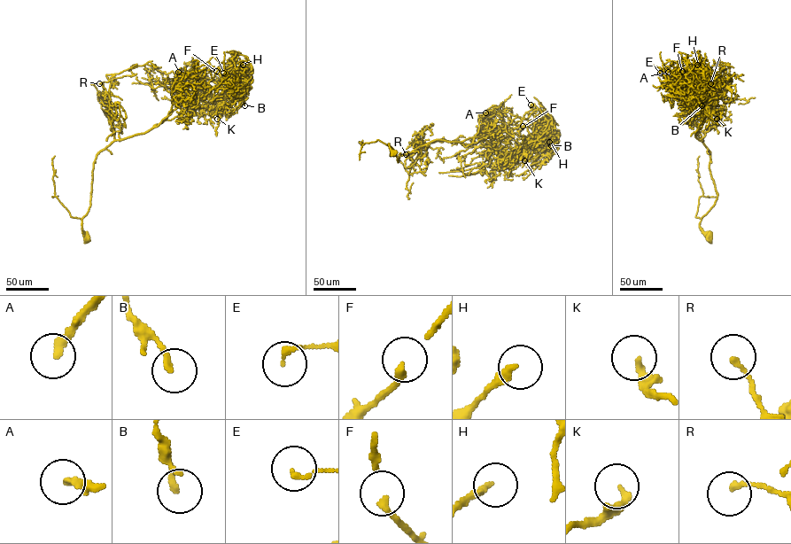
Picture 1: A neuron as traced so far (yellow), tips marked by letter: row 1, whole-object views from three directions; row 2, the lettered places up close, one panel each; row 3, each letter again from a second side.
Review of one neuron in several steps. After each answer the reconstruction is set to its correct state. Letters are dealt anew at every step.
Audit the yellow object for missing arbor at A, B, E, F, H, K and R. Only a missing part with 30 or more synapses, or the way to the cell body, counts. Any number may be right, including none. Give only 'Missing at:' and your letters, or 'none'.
Missing at: none

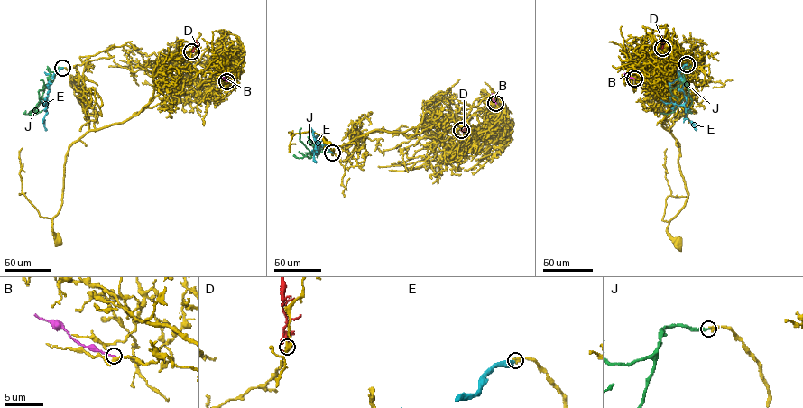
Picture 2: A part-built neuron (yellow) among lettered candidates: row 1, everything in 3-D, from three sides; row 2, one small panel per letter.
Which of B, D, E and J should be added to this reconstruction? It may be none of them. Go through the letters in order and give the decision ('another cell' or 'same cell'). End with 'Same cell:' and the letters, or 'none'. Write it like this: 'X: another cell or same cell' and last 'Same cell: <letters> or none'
B: another cell
D: another cell
E: another cell
J: same cell
Same cell: J

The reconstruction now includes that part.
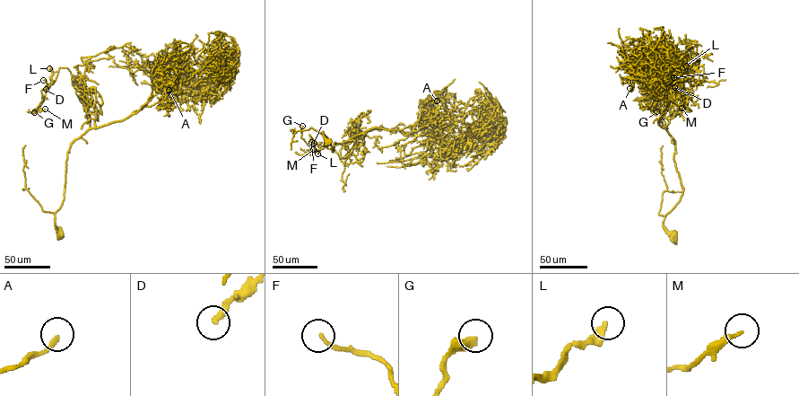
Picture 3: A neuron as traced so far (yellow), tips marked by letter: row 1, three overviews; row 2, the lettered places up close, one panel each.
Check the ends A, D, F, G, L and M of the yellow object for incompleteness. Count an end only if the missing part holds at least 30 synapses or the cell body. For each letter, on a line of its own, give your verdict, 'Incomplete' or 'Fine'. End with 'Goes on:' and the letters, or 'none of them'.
A: Incomplete
D: Fine
F: Fine
G: Fine
L: Fine
M: Fine
Goes on: A

